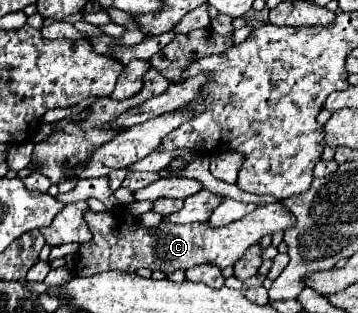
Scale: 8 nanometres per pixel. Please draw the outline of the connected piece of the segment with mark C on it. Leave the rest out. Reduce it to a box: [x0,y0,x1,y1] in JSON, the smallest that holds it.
[74,203,296,277]

